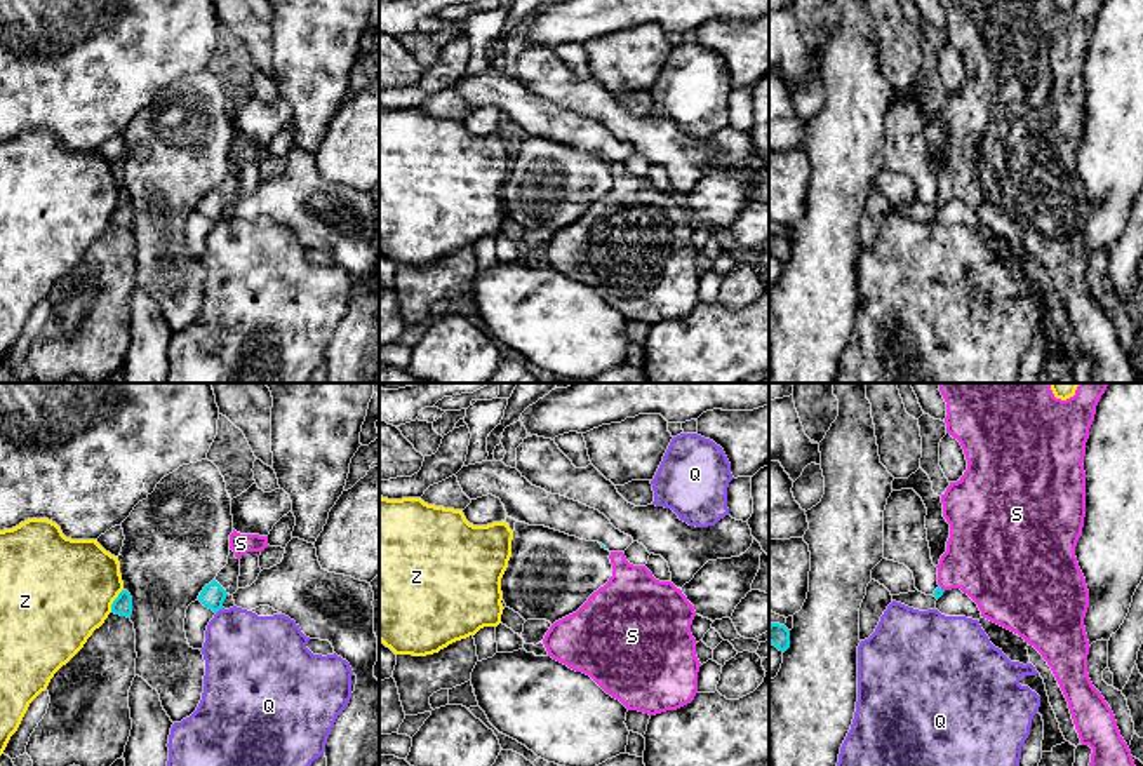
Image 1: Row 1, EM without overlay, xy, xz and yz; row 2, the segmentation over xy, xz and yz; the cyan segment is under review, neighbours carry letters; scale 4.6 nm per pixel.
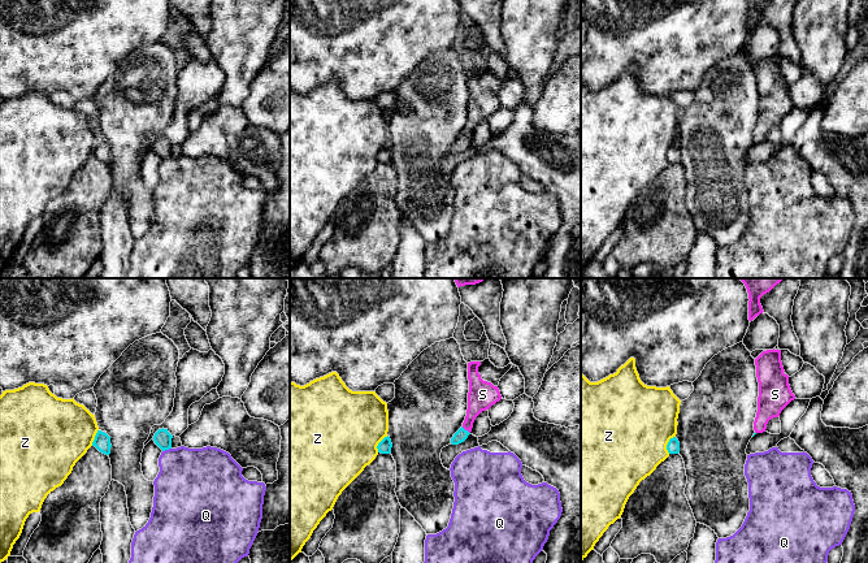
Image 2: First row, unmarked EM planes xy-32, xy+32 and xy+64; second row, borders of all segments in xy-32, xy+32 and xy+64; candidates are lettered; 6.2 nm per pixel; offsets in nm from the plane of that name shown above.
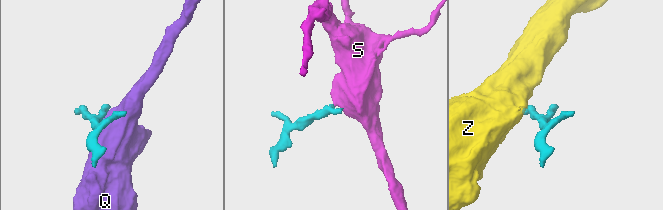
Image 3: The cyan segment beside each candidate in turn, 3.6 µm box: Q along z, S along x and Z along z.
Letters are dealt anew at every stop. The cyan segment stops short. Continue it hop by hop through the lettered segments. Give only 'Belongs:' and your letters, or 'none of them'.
Belongs: S

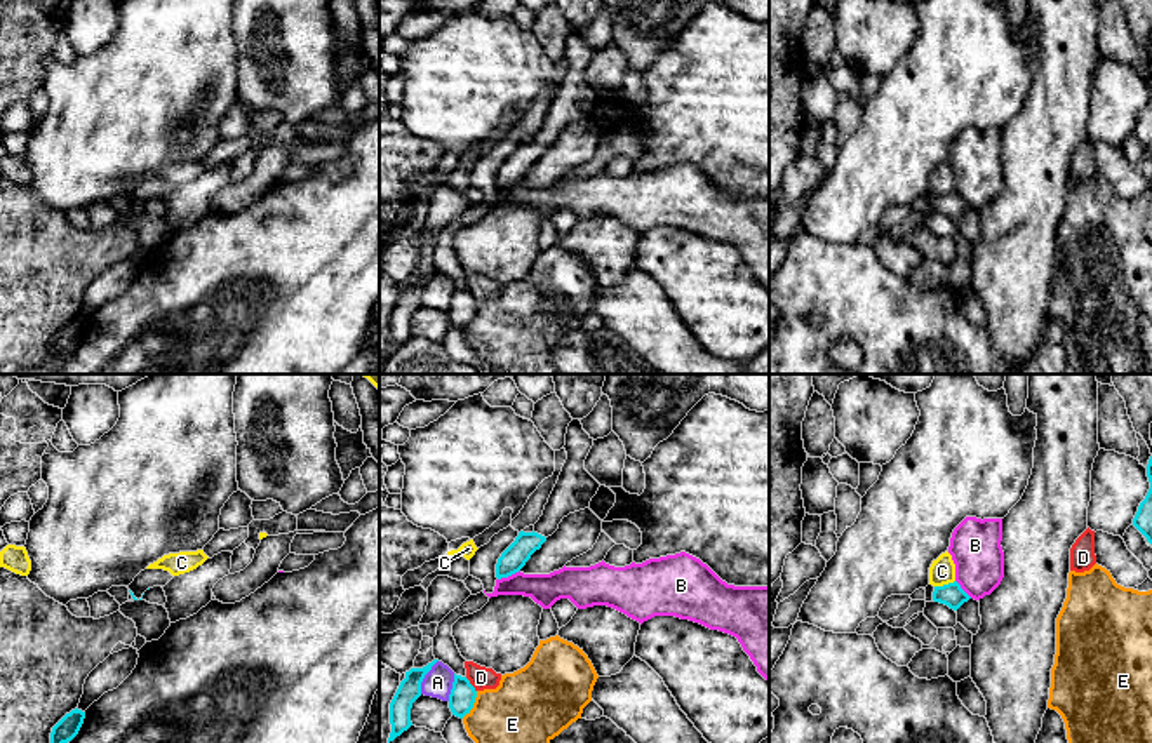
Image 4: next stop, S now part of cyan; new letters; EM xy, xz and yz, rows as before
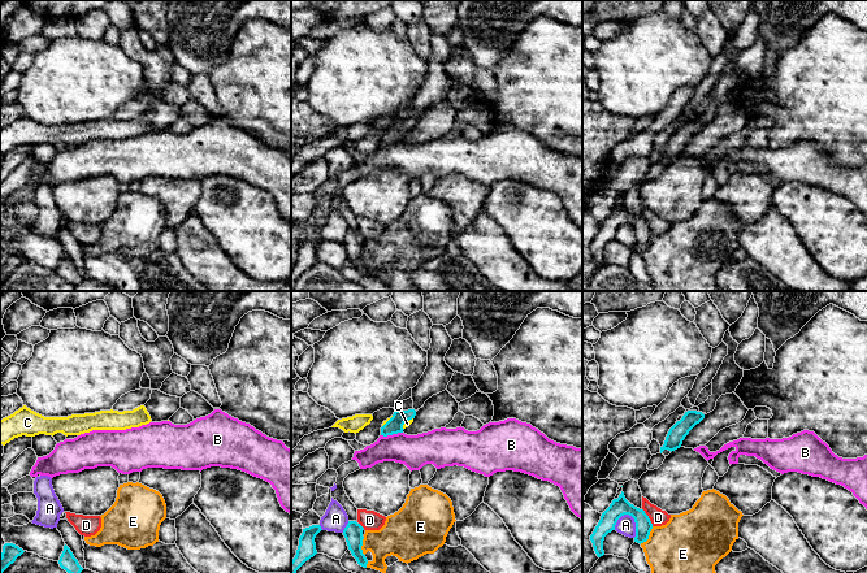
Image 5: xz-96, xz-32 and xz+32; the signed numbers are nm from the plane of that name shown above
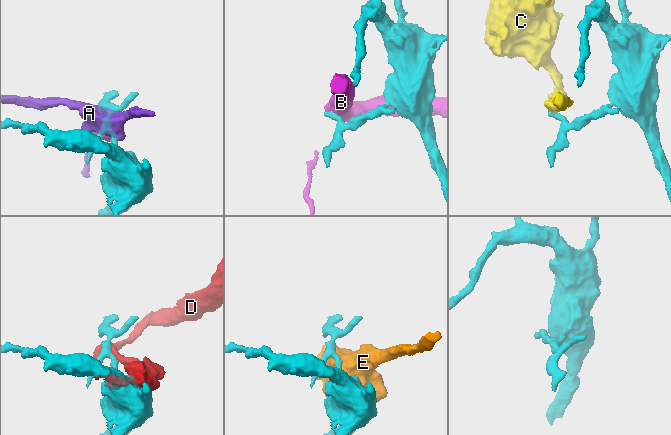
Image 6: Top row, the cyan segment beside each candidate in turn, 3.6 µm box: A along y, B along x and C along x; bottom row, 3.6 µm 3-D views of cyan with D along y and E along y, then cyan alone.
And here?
Belongs: none of them

